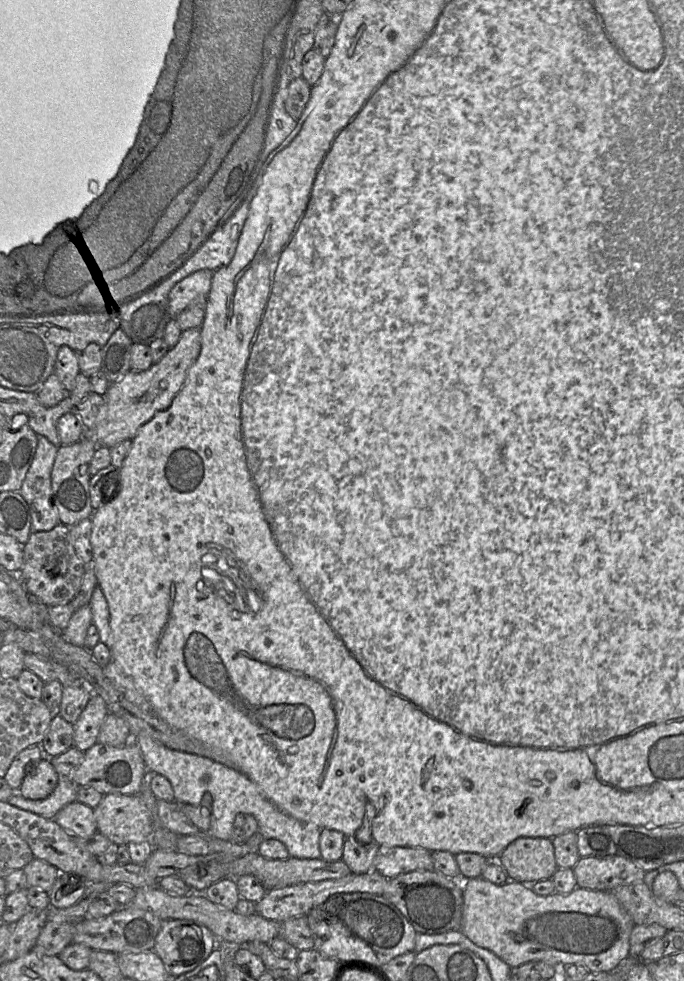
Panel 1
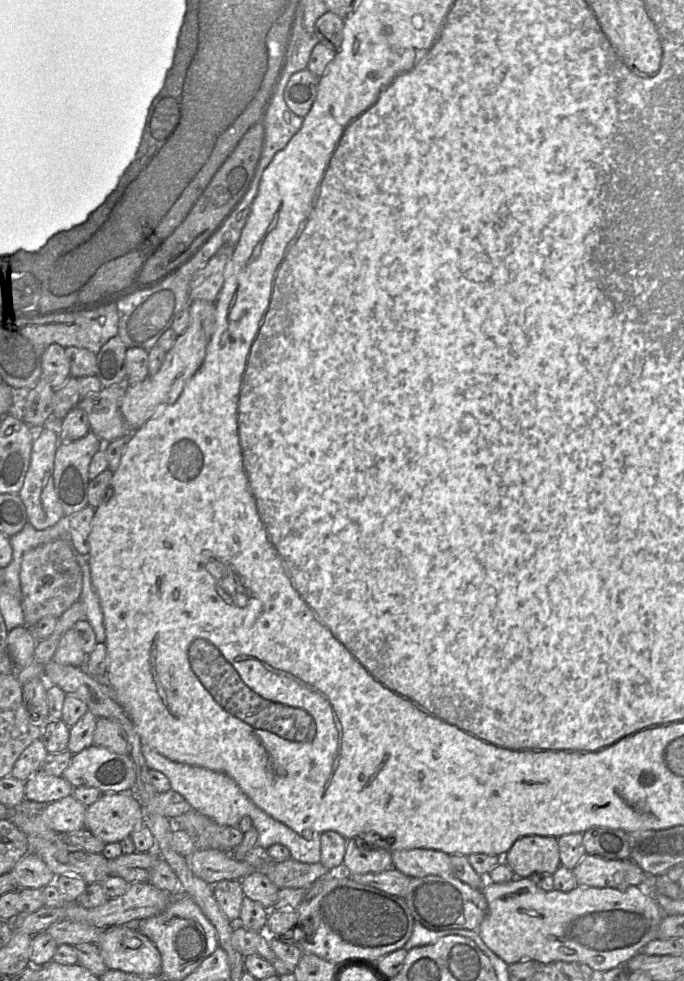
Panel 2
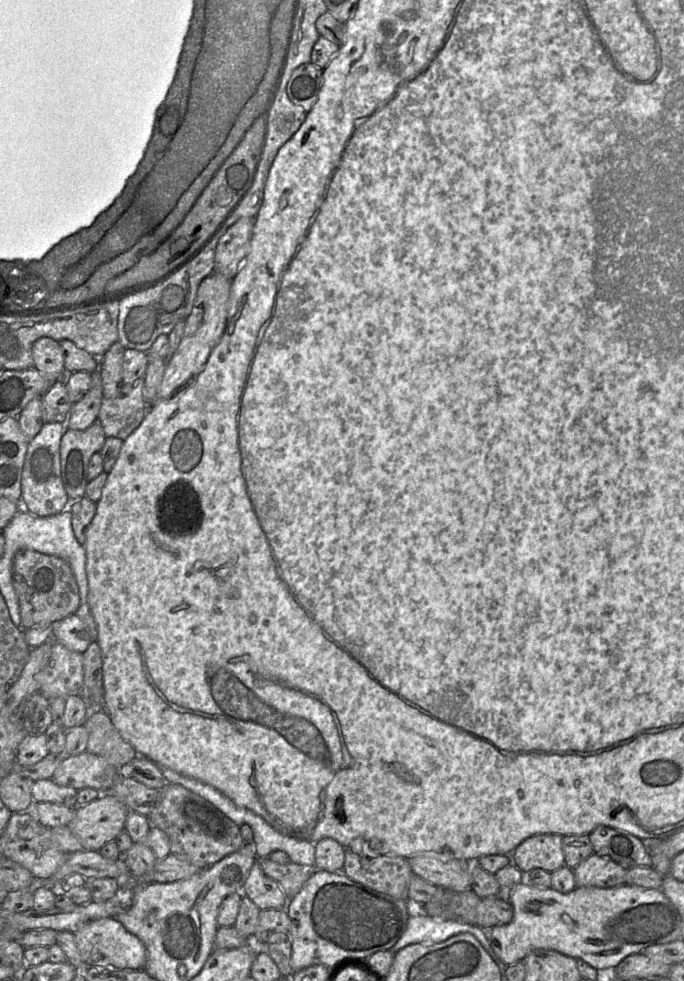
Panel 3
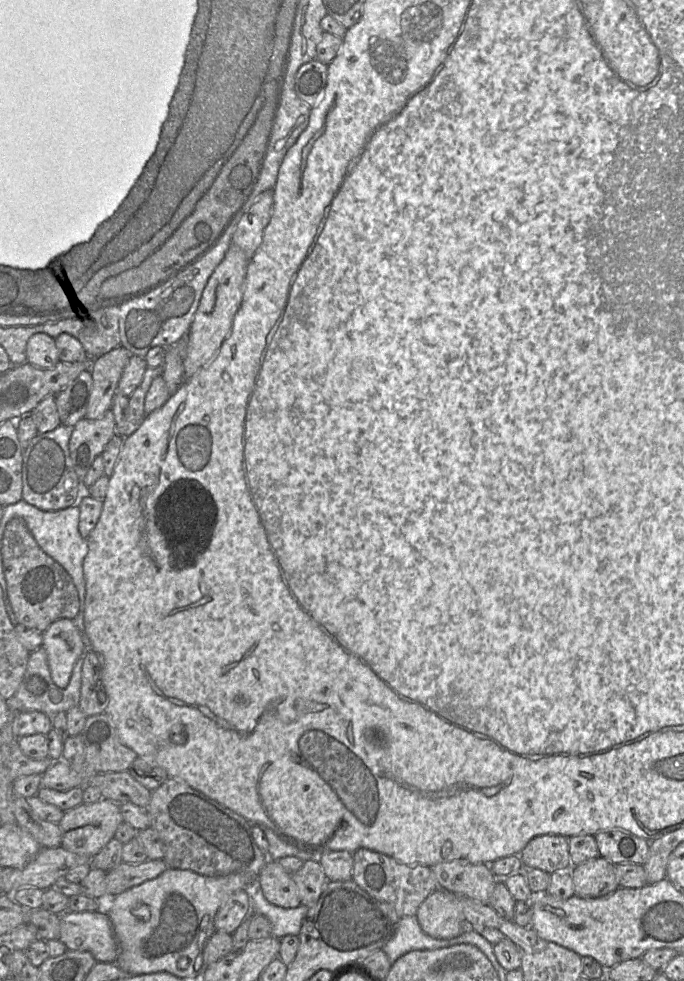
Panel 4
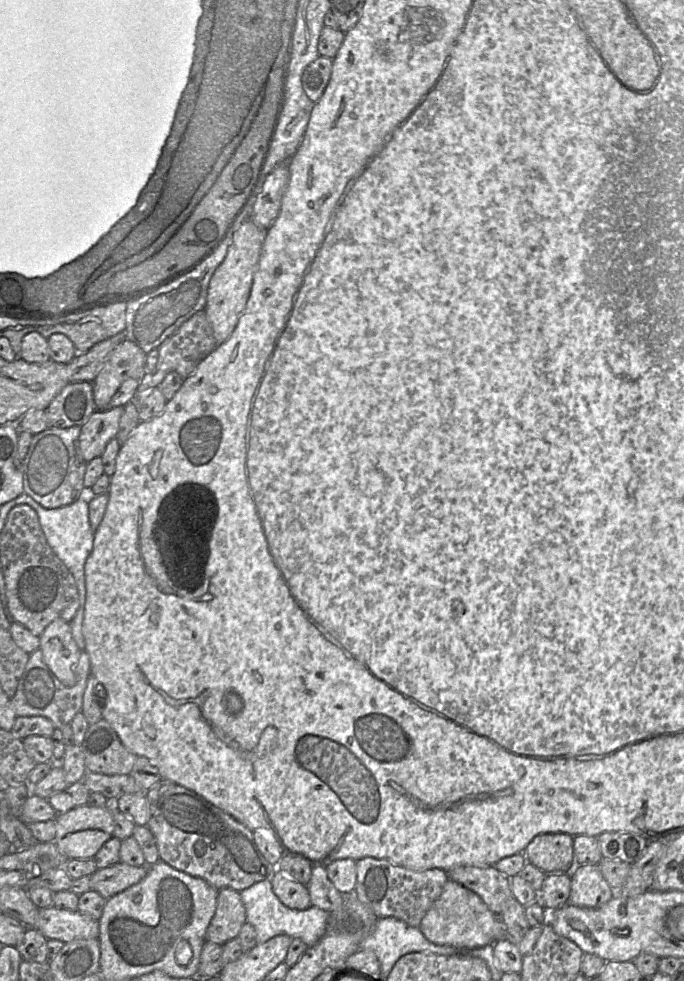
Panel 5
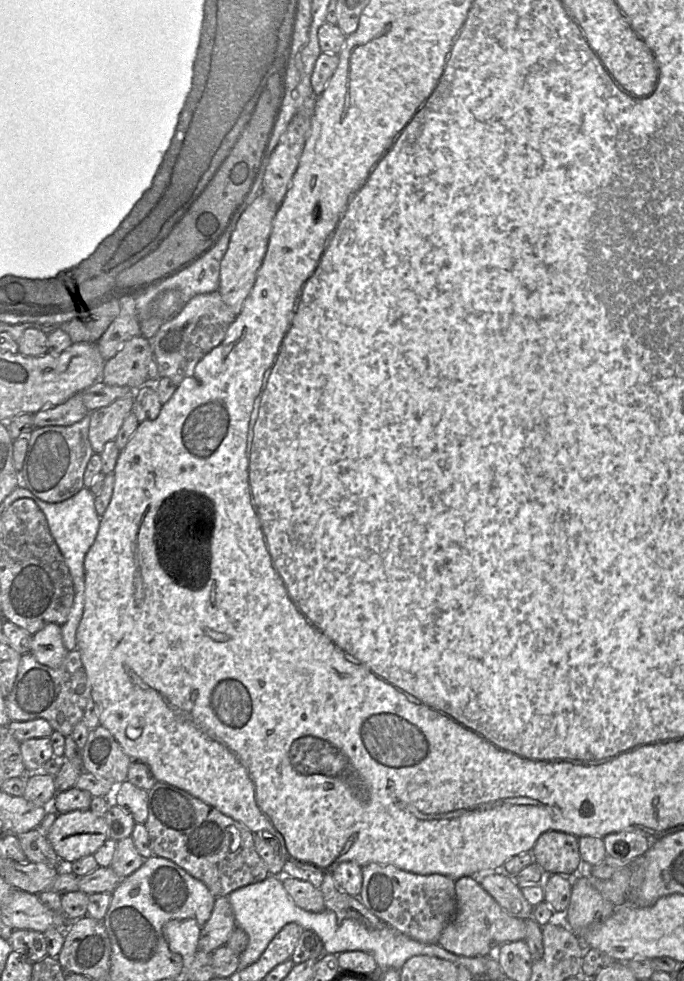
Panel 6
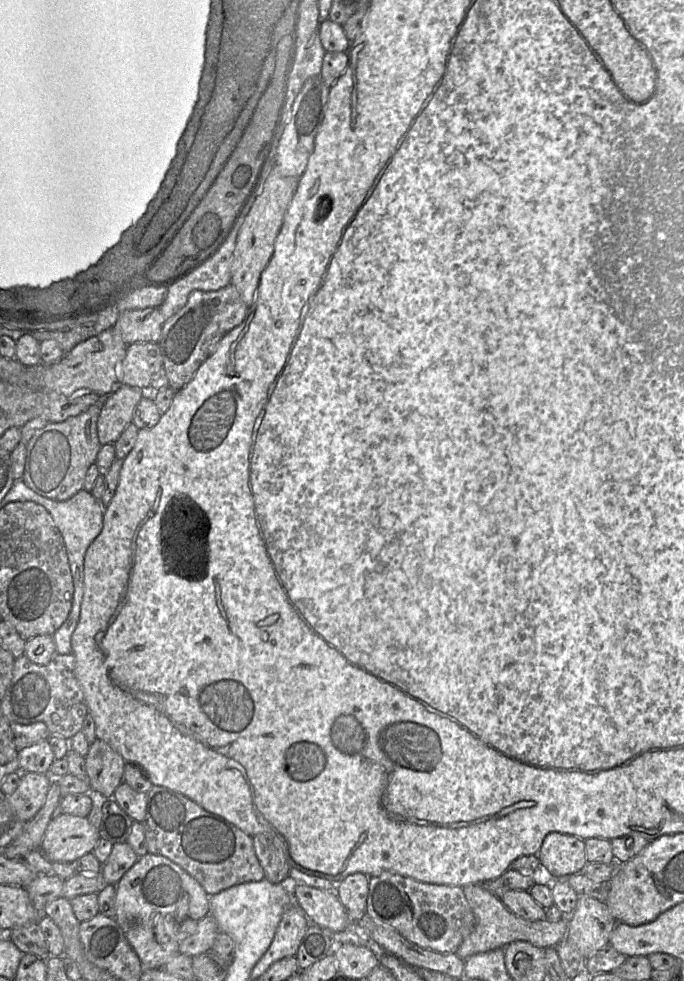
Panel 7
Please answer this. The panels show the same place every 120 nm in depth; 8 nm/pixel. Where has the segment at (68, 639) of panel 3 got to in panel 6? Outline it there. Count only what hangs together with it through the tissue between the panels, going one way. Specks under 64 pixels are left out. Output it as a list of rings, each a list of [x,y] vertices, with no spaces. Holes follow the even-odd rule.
[[[50,623],[36,632],[32,636],[30,652],[38,663],[58,668],[69,652],[63,644],[61,626]]]

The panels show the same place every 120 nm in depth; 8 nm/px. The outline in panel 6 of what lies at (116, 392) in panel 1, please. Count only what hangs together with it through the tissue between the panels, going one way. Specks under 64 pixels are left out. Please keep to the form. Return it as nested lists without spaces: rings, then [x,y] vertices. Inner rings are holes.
[[[263,191],[241,215],[231,234],[228,249],[221,261],[218,292],[235,315],[241,312],[244,302],[255,284],[258,271],[266,255],[279,206]]]

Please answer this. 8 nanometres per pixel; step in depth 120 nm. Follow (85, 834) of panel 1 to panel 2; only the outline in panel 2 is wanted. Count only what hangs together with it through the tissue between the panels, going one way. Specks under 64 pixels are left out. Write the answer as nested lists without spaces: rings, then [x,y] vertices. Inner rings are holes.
[[[72,795],[48,803],[41,811],[42,819],[54,831],[68,834],[84,829],[87,807]]]

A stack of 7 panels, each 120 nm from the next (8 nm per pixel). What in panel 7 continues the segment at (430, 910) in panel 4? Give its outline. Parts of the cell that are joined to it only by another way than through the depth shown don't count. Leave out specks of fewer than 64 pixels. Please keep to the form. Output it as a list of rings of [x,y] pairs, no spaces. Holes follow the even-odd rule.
[[[470,884],[463,886],[462,889],[475,916],[474,930],[464,939],[455,952],[455,954],[463,960],[477,953],[505,947],[507,944],[517,940],[530,942],[543,949],[556,947],[567,935],[567,917],[563,917],[557,922],[527,920],[510,911],[502,901],[492,894],[483,884]]]

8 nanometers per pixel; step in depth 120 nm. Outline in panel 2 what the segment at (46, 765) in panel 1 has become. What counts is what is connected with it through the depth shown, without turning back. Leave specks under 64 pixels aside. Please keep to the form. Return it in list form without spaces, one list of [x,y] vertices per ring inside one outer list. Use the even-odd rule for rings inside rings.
[[[38,770],[25,782],[25,798],[39,803],[51,803],[73,794],[74,787],[62,776],[48,775]]]

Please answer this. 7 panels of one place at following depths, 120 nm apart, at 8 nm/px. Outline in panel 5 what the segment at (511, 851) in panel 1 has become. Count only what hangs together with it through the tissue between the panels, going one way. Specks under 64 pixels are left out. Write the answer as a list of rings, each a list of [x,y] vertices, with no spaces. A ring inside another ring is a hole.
[[[546,833],[536,836],[526,847],[523,853],[527,859],[527,862],[536,866],[539,870],[546,875],[550,873],[569,873],[571,877],[571,871],[575,867],[573,837],[564,833]]]

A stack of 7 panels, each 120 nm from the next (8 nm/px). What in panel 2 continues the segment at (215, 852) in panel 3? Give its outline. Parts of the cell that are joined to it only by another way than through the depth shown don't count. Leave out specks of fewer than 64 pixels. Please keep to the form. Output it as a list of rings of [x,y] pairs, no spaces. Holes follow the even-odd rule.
[[[194,809],[171,821],[175,829],[190,836],[197,850],[230,852],[241,843],[244,836],[238,827],[219,825]]]

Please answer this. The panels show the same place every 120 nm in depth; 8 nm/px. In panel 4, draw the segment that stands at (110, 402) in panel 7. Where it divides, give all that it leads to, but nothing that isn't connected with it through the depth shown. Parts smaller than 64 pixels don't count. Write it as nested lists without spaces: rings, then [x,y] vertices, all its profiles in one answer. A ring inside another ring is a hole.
[[[111,410],[101,418],[83,418],[73,427],[69,440],[69,454],[73,469],[80,482],[79,498],[90,497],[84,479],[96,457],[101,456],[115,435],[115,420]]]

